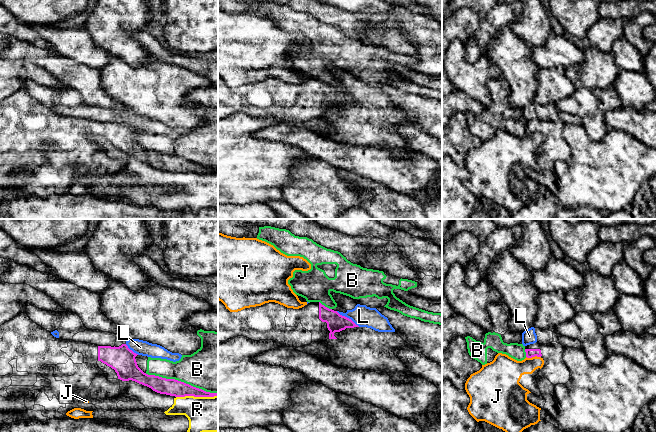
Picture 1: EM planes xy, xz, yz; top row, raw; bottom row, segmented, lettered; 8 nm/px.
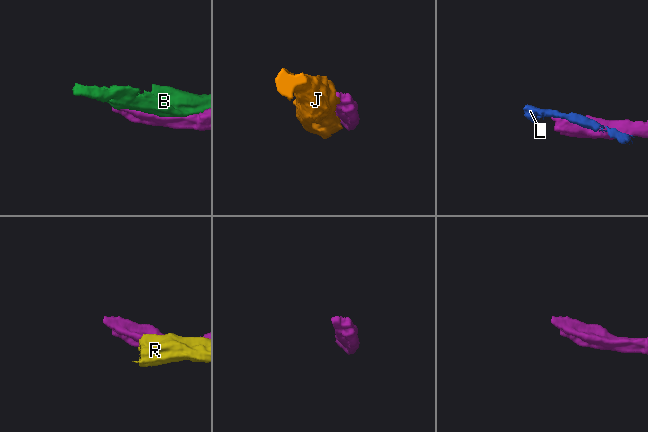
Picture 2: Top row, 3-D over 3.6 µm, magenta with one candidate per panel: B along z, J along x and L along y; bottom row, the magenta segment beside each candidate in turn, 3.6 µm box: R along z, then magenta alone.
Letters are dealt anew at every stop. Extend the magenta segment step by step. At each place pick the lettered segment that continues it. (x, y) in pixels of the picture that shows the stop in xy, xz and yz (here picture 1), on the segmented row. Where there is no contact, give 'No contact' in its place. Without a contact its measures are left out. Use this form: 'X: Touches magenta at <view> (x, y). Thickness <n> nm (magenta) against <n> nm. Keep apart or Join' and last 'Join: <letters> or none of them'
B: Touches magenta at xy (180, 381). Thickness 140 nm (magenta) against 340 nm. Keep apart
J: Touches magenta at yz (533, 356). Thickness 70 nm (magenta) against 240 nm. Keep apart
L: Touches magenta at xz (348, 318). Thickness 140 nm (magenta) against 170 nm. Keep apart
R: Touches magenta at xy (196, 396). Thickness 140 nm (magenta) against 280 nm. Keep apart
Join: none of them

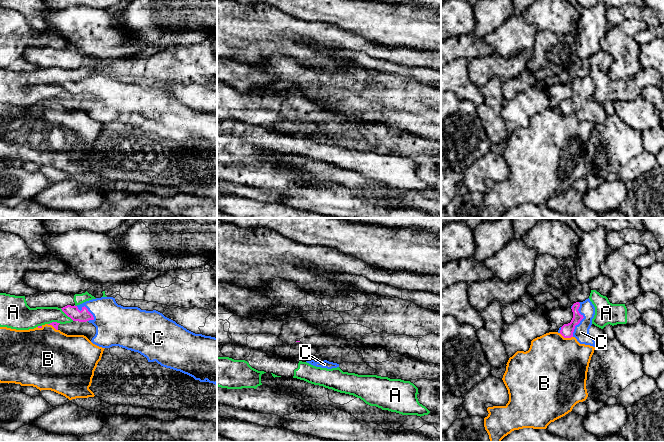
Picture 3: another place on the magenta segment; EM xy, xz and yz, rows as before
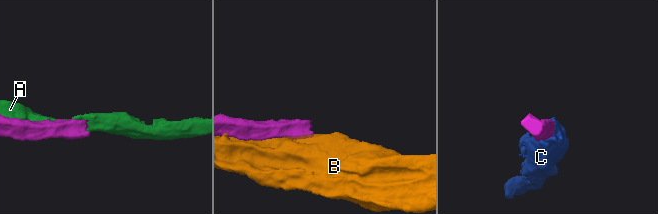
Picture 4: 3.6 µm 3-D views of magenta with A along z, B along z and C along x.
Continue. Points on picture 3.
A: Touches magenta at xy (67, 315). Thickness 100 nm (magenta) against 150 nm. Keep apart
B: Touches magenta at yz (566, 337). Thickness 100 nm (magenta) against 480 nm. Keep apart
C: Touches magenta at yz (582, 318). Thickness 100 nm (magenta) against 130 nm. Join
Join: C

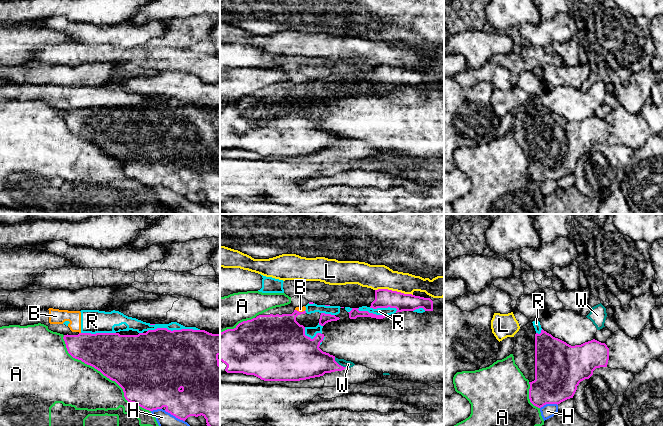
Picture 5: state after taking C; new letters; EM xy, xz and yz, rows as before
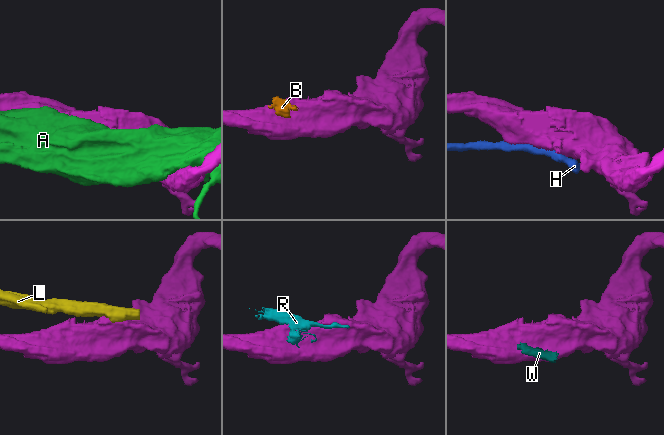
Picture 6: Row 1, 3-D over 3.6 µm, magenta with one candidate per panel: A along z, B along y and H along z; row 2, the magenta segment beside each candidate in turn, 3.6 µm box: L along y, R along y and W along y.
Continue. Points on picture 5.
A: Touches magenta at xy (104, 375). Thickness 420 nm (magenta) against 360 nm. Keep apart
B: Touches magenta at xz (300, 312). Thickness 360 nm (magenta) against 50 nm. Keep apart
H: Touches magenta at xy (174, 415). Thickness 320 nm (magenta) against 120 nm. Keep apart
L: Touches magenta at xz (394, 291). Thickness 160 nm (magenta) against 190 nm. Keep apart
R: Touches magenta at xy (173, 330). Thickness 480 nm (magenta) against 80 nm. Keep apart
W: Touches magenta at xz (338, 364). Thickness 280 nm (magenta) against 60 nm. Keep apart
Join: none of them

